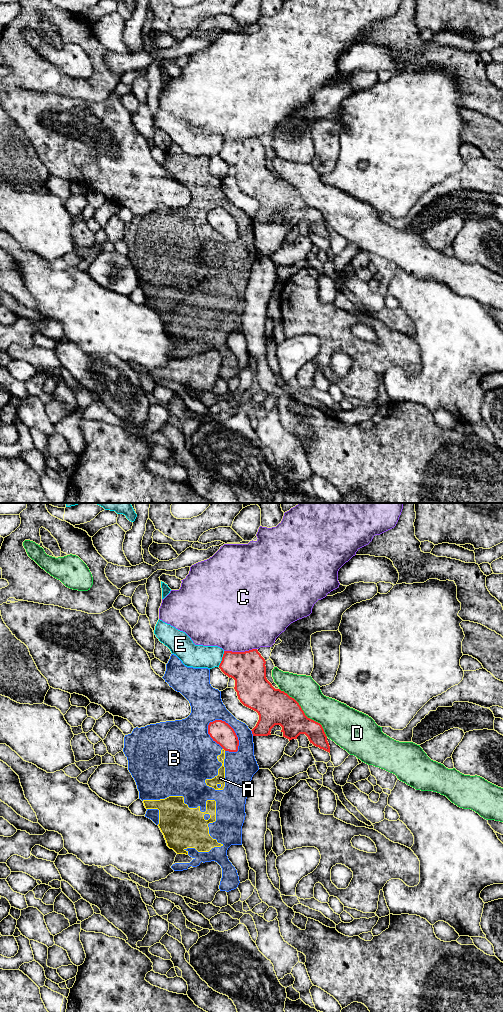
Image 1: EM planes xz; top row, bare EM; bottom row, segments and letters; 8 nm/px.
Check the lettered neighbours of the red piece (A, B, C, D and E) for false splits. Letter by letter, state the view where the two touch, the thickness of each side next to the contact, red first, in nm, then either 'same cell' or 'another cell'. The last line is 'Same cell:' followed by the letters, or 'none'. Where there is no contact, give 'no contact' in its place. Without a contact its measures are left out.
A: xz | 180/80 nm | another cell
B: xz | 180/200 nm | another cell
C: xz | 280/500 nm | another cell
D: xz | 280/260 nm | another cell
E: xz | 280/190 nm | another cell
Same cell: none

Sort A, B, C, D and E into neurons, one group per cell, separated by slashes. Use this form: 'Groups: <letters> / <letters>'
Groups: A B / C / D / E

